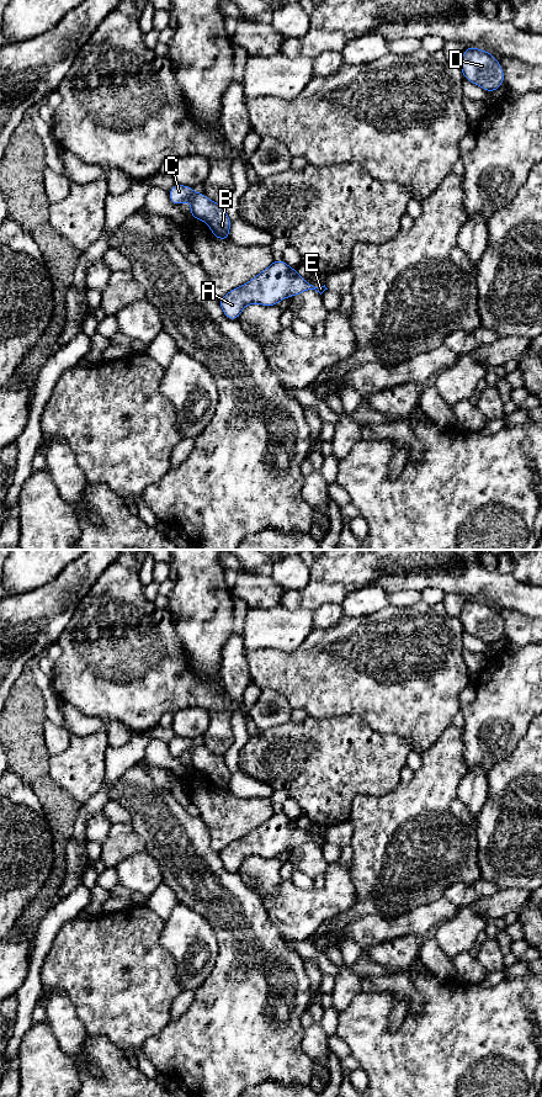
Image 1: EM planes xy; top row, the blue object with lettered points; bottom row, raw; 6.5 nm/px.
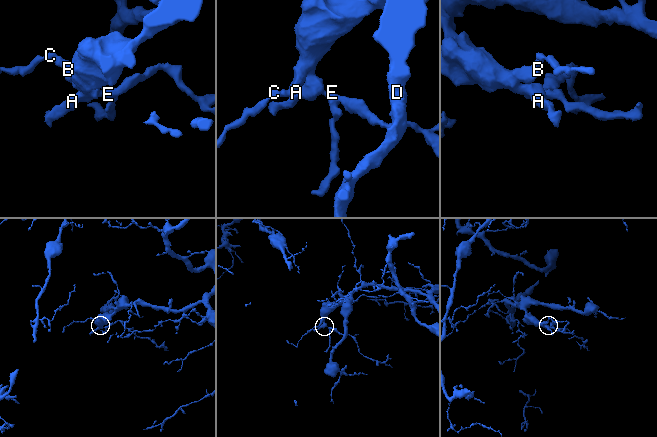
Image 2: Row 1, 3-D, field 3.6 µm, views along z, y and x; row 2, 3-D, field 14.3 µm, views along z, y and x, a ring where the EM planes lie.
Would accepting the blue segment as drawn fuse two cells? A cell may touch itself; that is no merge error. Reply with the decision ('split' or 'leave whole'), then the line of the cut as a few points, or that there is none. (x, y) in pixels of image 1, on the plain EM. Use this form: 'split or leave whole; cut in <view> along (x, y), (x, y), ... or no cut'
leave whole; no cut

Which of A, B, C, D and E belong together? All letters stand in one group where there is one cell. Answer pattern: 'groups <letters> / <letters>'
groups A B C D E

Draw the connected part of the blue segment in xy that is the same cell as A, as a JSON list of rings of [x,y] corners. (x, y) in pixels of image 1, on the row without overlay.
[[[280,811],[245,837],[228,844],[219,852],[219,857],[227,870],[238,873],[248,857],[275,858],[285,849],[294,849],[308,842],[315,842],[322,847],[328,841],[325,837],[314,839]]]

